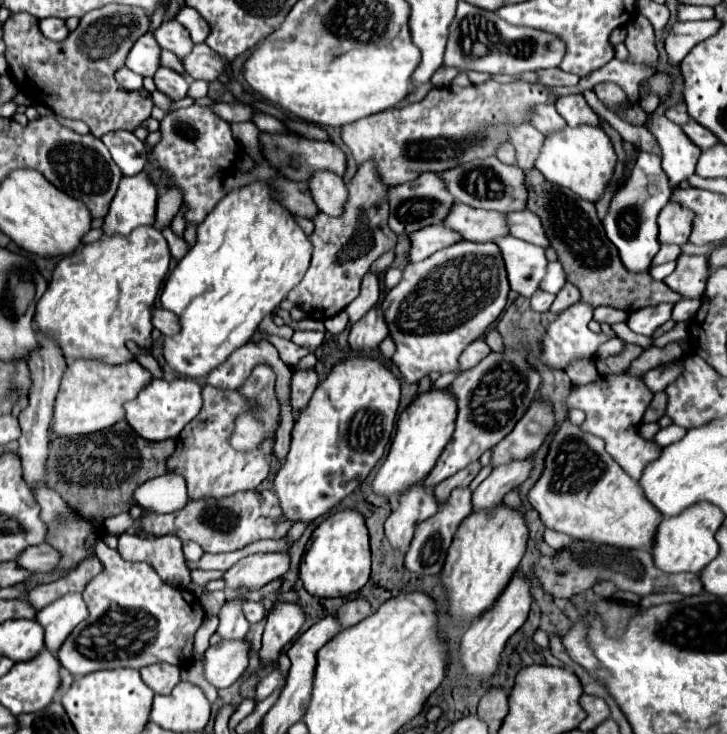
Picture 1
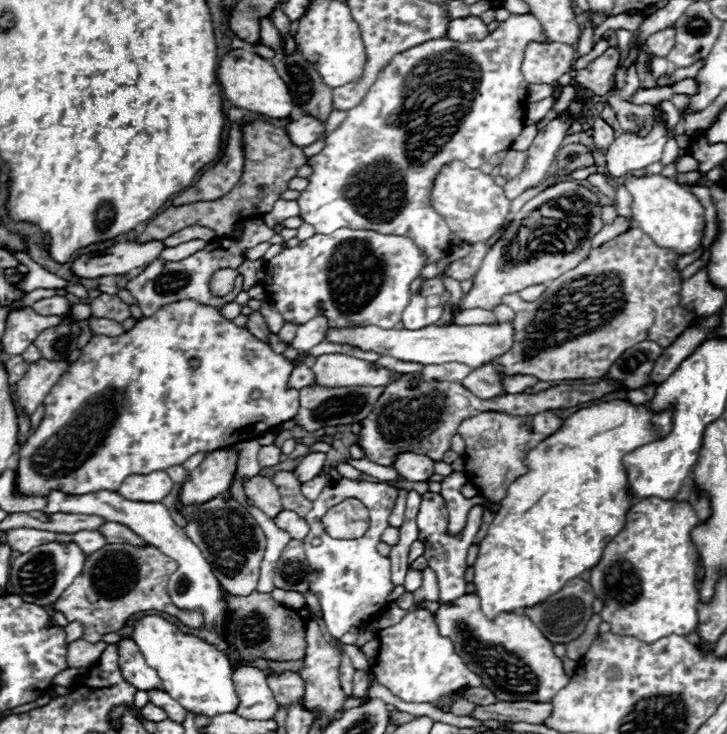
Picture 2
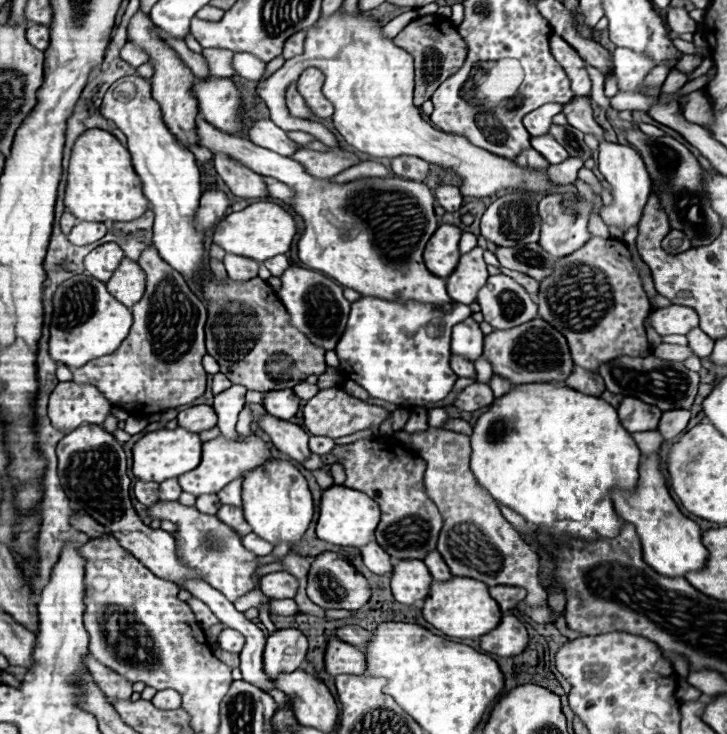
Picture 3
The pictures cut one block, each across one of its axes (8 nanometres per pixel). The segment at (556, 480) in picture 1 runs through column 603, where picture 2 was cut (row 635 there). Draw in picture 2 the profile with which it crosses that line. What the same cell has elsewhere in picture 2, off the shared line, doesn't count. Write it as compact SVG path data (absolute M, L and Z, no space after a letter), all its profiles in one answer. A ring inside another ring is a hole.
M464 594L448 604L440 604L434 612L434 620L440 636L454 642L456 654L464 660L468 670L478 674L482 686L492 690L502 702L552 700L570 680L564 674L562 660L552 650L552 642L548 642L524 614L502 612L490 620L480 608L480 598L476 594Z

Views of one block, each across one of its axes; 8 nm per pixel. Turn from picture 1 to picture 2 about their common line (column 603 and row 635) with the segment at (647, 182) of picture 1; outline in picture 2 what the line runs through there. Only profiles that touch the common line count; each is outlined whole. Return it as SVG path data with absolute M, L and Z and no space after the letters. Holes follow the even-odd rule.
M52 490L48 494L48 506L44 512L48 512L48 514L56 514L56 512L90 514L90 516L100 516L108 522L128 526L132 532L136 532L140 538L144 538L144 542L156 546L158 550L162 550L164 554L168 554L170 558L174 558L178 562L178 570L168 580L168 594L170 594L172 602L180 608L202 608L204 622L208 626L212 626L220 636L224 636L224 620L228 618L228 614L226 614L226 602L220 596L220 584L214 578L212 568L206 562L206 558L200 554L198 546L184 534L184 530L178 524L172 522L166 506L162 506L160 502L126 500L118 492L110 492L110 490L100 490L94 494L82 494L82 496L72 496L72 494Z

